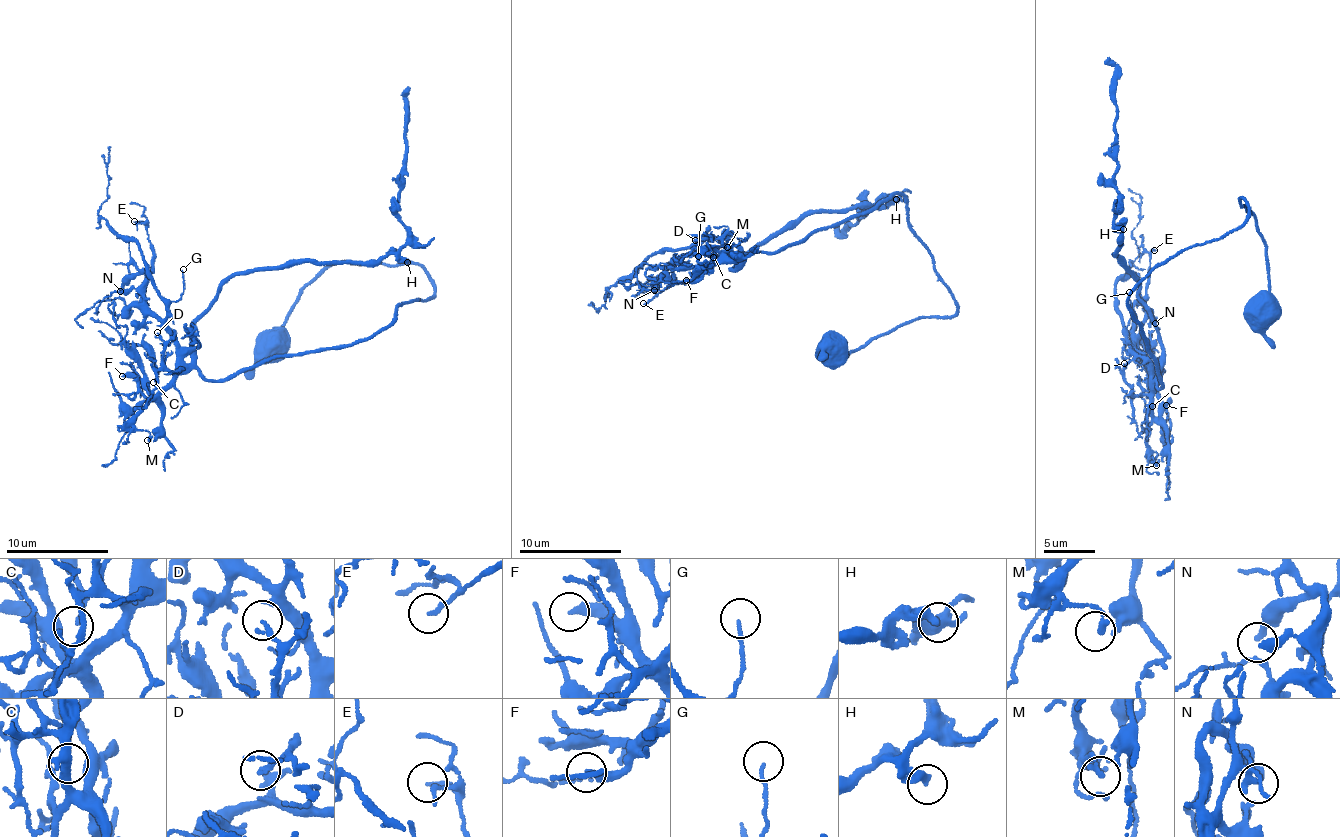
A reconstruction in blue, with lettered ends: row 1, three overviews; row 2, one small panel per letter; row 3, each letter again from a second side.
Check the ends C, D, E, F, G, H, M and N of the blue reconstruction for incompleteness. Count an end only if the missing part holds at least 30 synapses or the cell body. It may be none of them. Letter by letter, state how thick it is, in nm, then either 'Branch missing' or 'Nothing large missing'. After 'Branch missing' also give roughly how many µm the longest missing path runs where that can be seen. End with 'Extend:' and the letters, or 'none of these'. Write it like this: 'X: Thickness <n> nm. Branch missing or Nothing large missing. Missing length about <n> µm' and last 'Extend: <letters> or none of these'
C: Thickness 140 nm. Nothing large missing
D: Thickness 190 nm. Nothing large missing
E: Thickness 150 nm. Nothing large missing
F: Thickness 180 nm. Nothing large missing
G: Thickness 100 nm. Nothing large missing
H: Thickness 360 nm. Branch missing. Missing length about 10 µm
M: Thickness 130 nm. Nothing large missing
N: Thickness 240 nm. Nothing large missing
Extend: H

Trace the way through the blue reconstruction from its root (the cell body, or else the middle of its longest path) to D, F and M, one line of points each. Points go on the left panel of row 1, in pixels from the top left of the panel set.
D: (271, 347), (334, 264), (419, 264), (433, 285), (363, 340), (224, 379), (171, 373), (157, 332)
F: (271, 347), (334, 264), (419, 264), (433, 285), (348, 346), (224, 379), (186, 367), (155, 395), (122, 376)
M: (271, 347), (334, 264), (419, 264), (433, 285), (348, 346), (224, 379), (188, 367), (134, 420), (147, 440)

